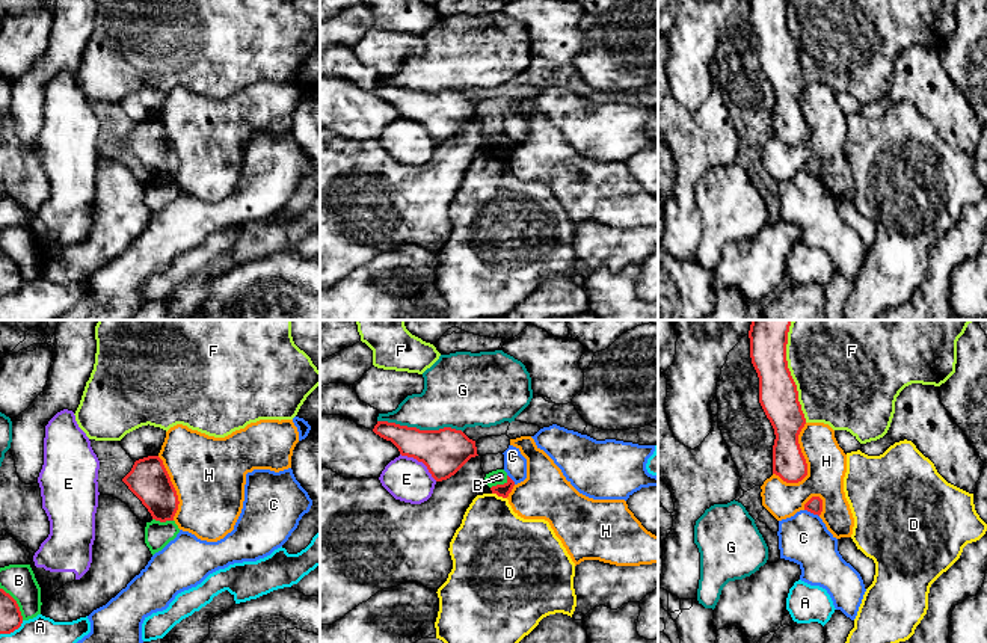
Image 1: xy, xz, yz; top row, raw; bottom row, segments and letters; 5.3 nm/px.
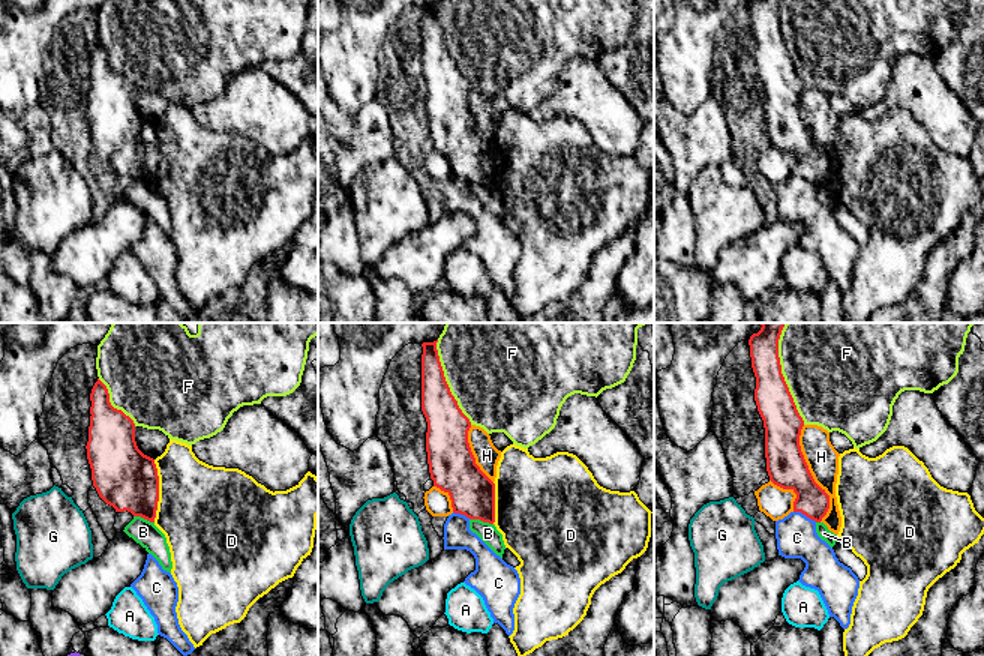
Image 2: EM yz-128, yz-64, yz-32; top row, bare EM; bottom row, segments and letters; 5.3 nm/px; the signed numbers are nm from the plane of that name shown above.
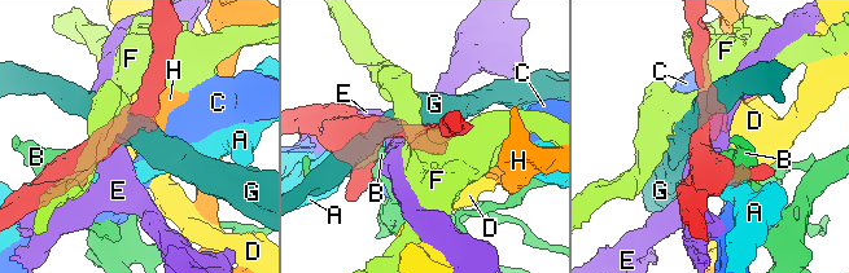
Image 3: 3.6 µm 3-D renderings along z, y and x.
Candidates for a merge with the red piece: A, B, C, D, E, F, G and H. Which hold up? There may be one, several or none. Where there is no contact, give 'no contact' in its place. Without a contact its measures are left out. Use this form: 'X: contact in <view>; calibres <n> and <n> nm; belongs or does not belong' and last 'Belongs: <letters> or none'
A: contact in xy; calibres 120 and 320 nm; does not belong
B: contact in xy; calibres 120 and 180 nm; does not belong
C: contact in yz; calibres 80 and 260 nm; does not belong
D: contact in xz; calibres 70 and 380 nm; does not belong
E: contact in xz; calibres 240 and 240 nm; does not belong
F: contact in yz; calibres 200 and 460 nm; does not belong
G: contact in xz; calibres 240 and 320 nm; does not belong
H: contact in yz; calibres 180 and 220 nm; does not belong
Belongs: none

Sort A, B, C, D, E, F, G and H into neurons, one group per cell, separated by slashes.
A / B / C / D / E / F / G / H

